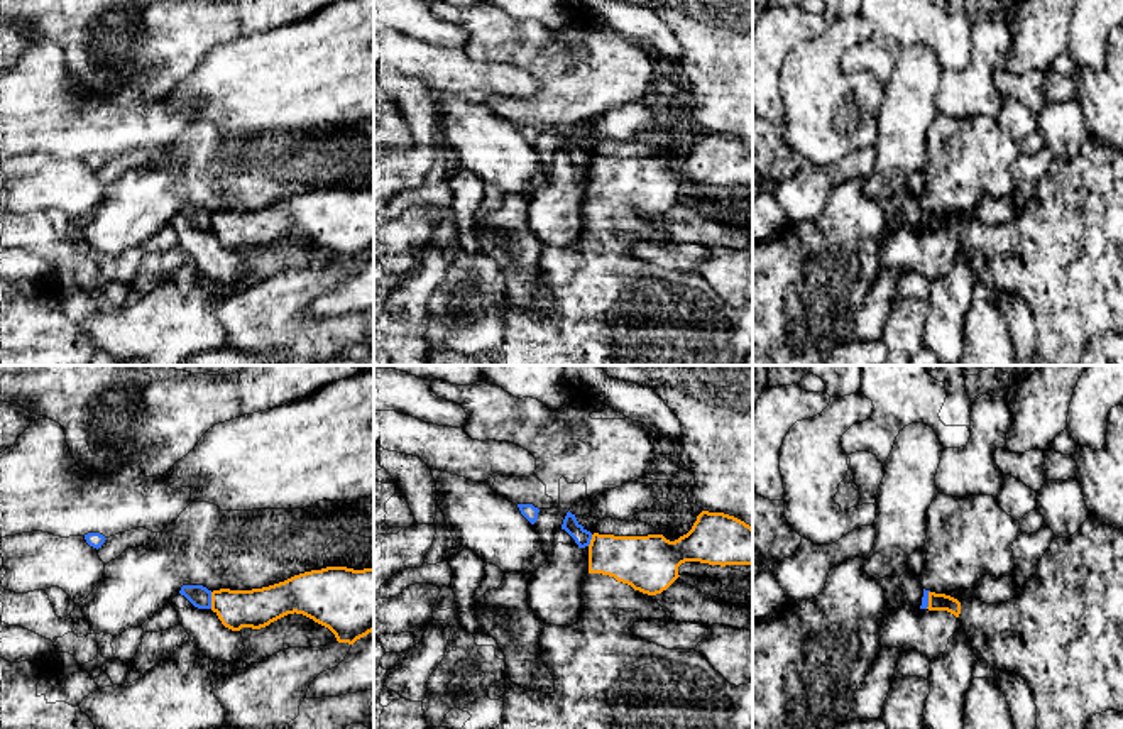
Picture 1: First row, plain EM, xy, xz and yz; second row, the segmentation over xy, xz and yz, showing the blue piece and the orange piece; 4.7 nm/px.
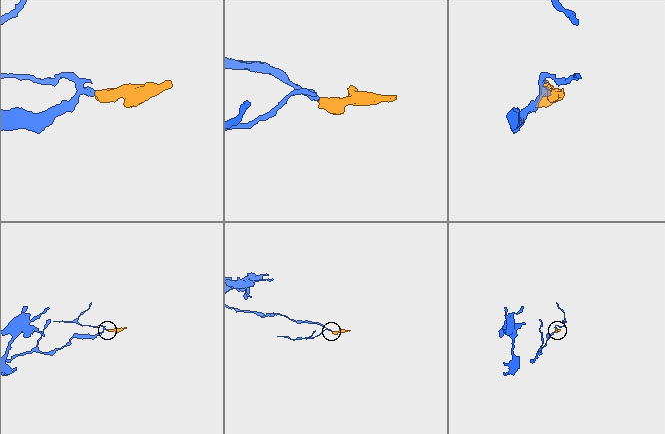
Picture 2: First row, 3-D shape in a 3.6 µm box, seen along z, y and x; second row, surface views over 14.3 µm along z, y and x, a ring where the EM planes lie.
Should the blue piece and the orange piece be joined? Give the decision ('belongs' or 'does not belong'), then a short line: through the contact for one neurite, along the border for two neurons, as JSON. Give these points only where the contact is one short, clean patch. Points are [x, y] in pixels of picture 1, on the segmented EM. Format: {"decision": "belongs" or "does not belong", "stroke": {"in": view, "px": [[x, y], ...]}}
{"decision": "does not belong", "stroke": {"in": "xy", "px": [[210, 592], [212, 608]]}}

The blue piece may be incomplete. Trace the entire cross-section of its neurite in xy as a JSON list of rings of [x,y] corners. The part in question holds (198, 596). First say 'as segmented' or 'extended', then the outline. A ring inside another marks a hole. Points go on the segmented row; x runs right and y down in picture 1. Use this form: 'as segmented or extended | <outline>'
as segmented | [[[183,585],[179,594],[198,609],[211,609],[211,590],[203,585]]]

